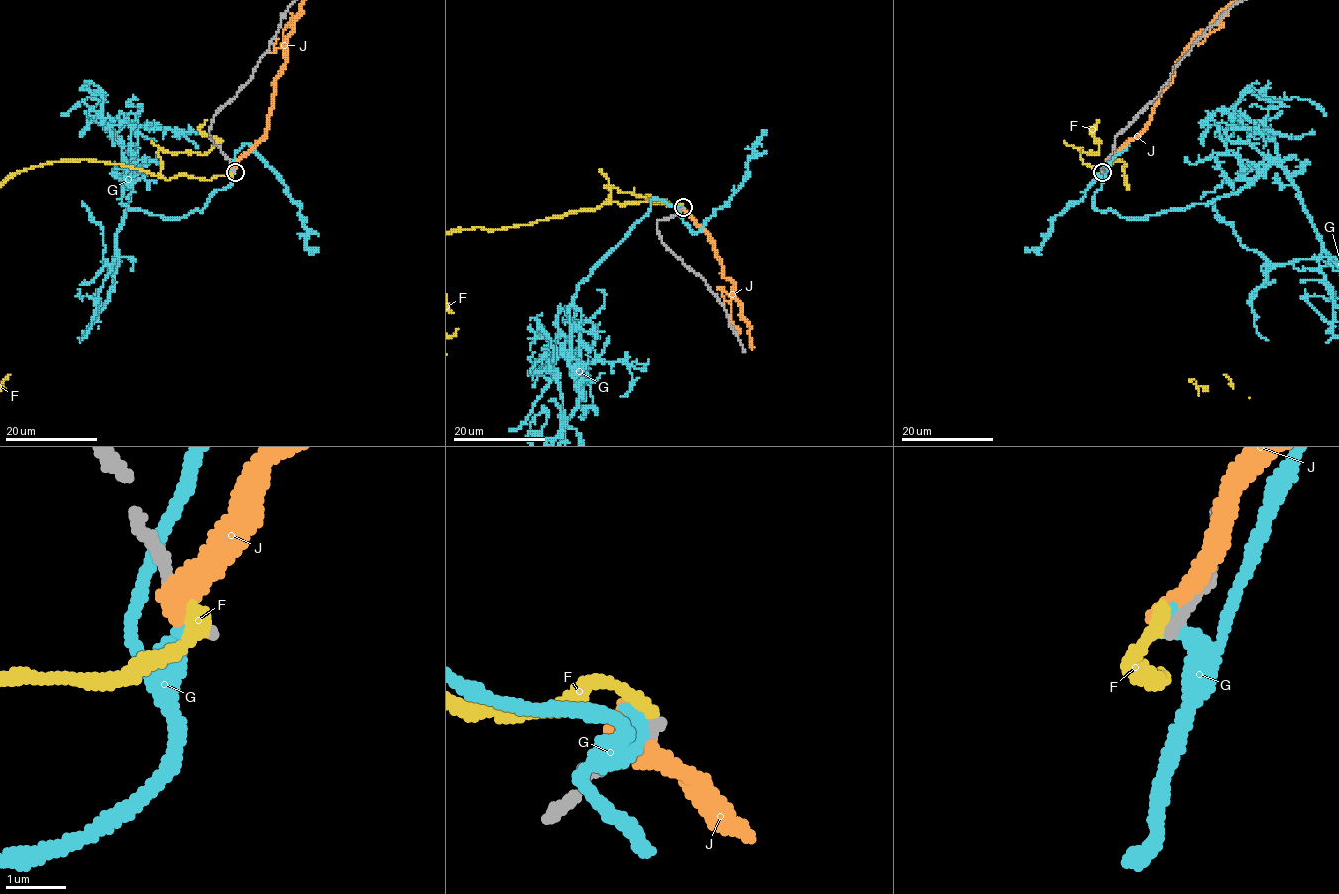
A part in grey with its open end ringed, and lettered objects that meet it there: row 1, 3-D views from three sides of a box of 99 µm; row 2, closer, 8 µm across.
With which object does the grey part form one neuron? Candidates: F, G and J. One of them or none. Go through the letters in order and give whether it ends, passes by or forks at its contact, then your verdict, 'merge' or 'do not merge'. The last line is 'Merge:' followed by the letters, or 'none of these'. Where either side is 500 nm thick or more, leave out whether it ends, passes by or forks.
F: it ends there; do not merge
G: it ends there; do not merge
J: do not merge
Merge: none of these

